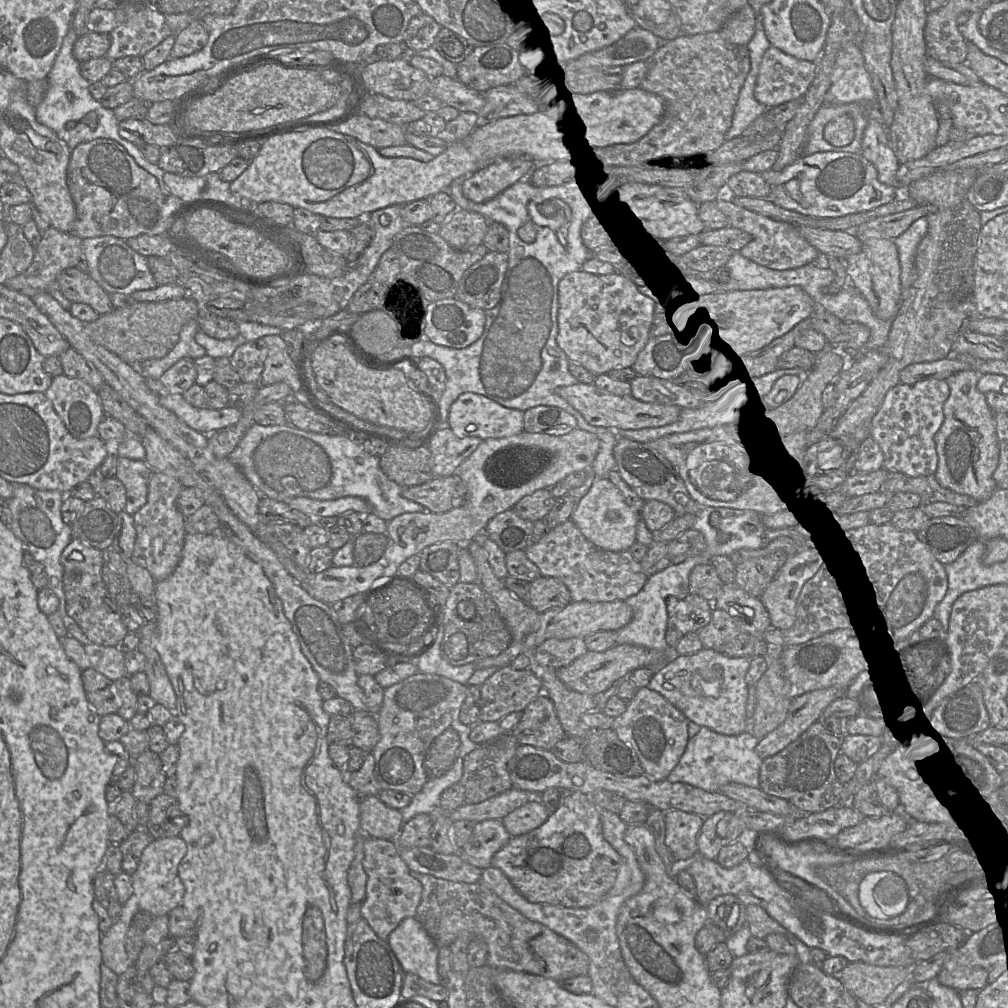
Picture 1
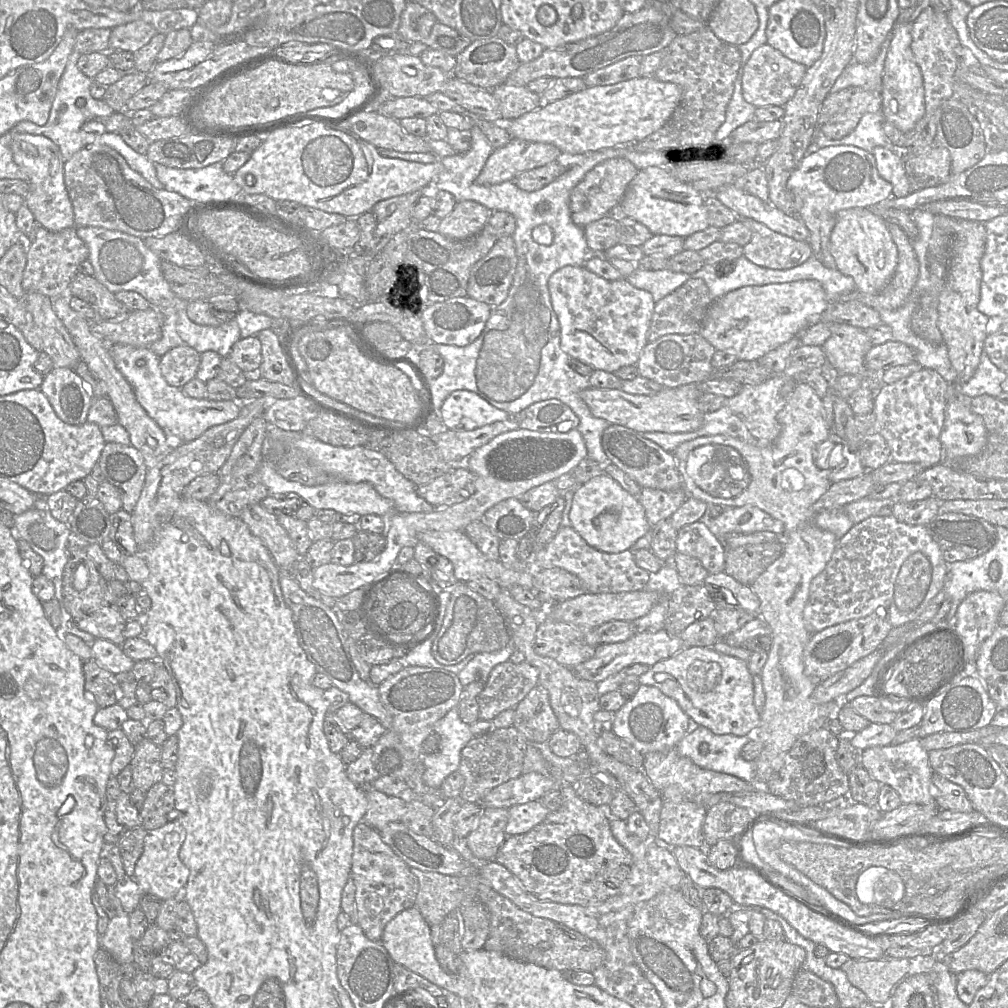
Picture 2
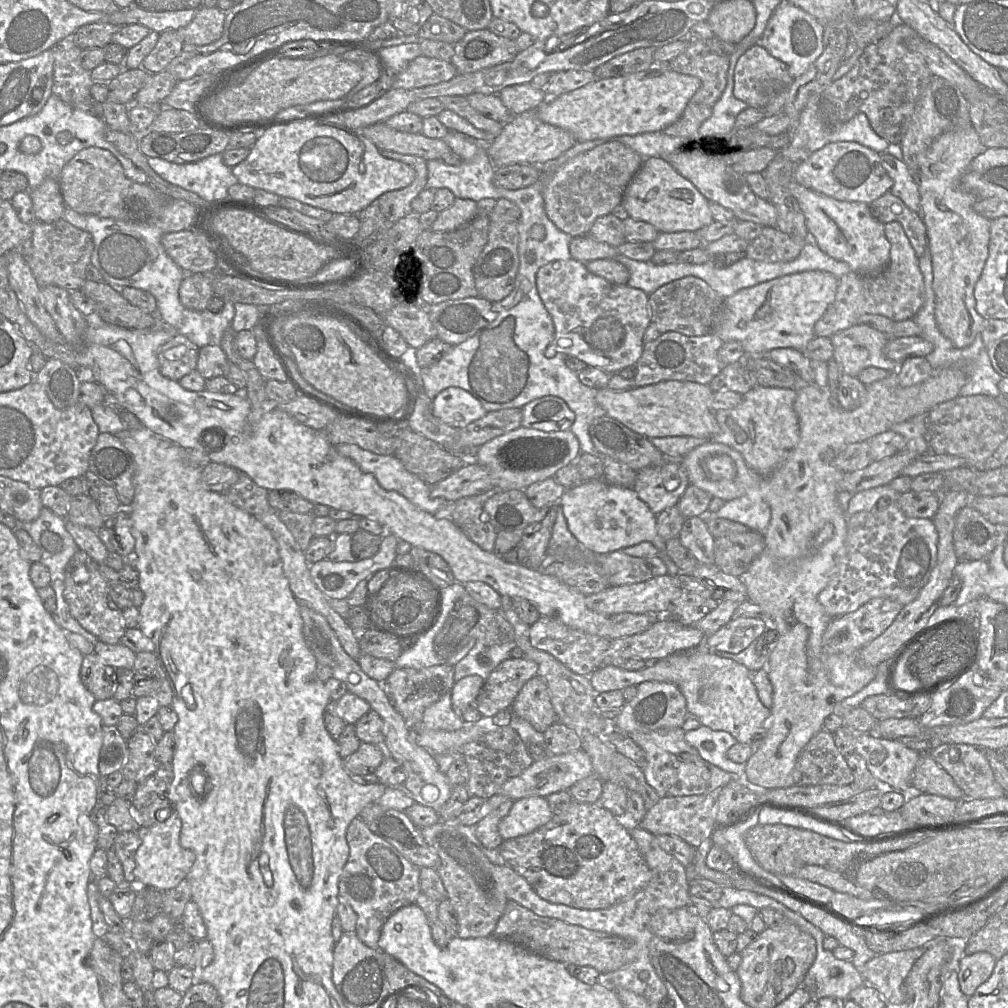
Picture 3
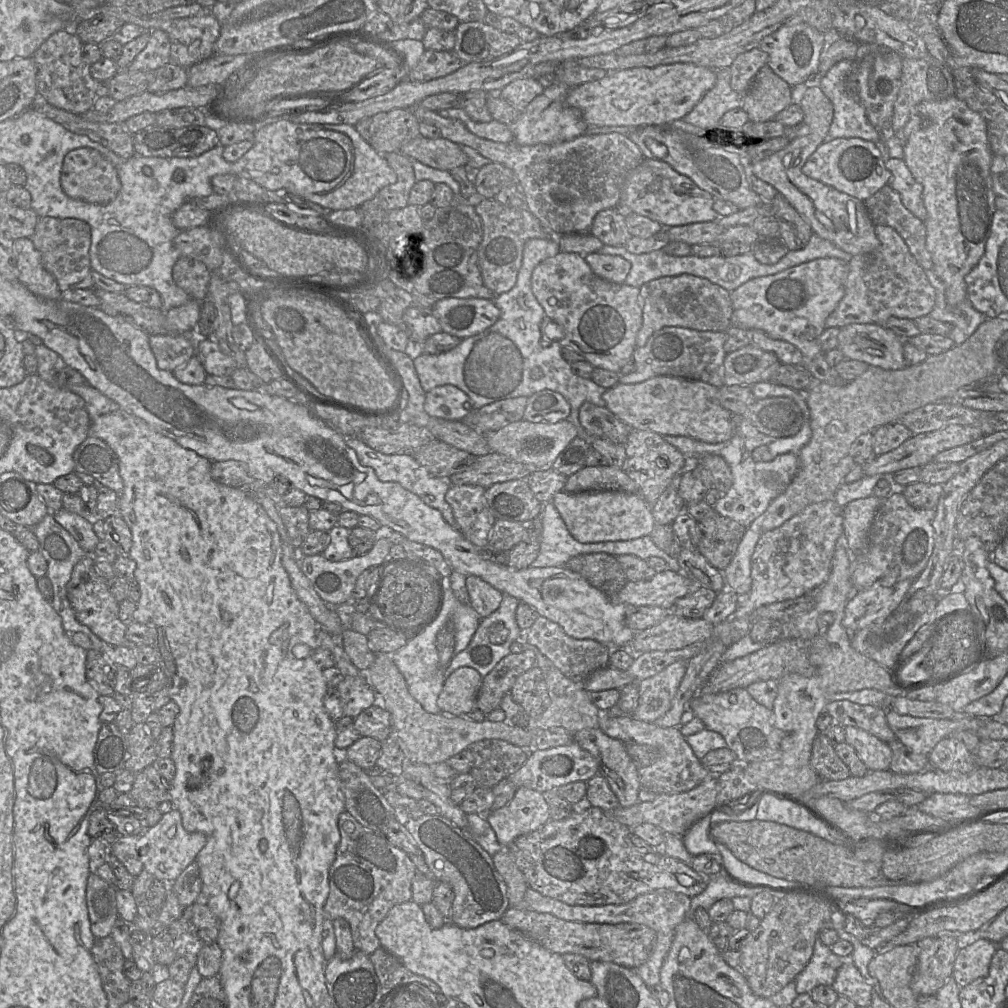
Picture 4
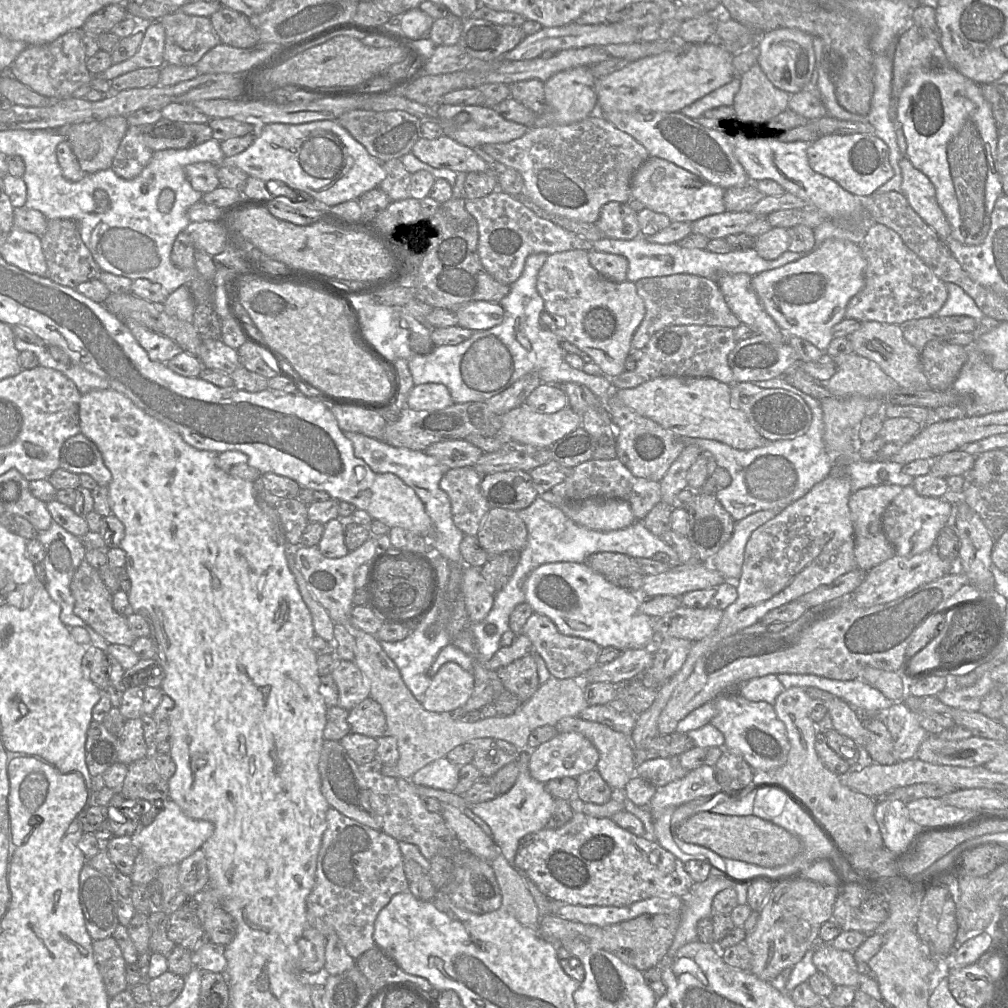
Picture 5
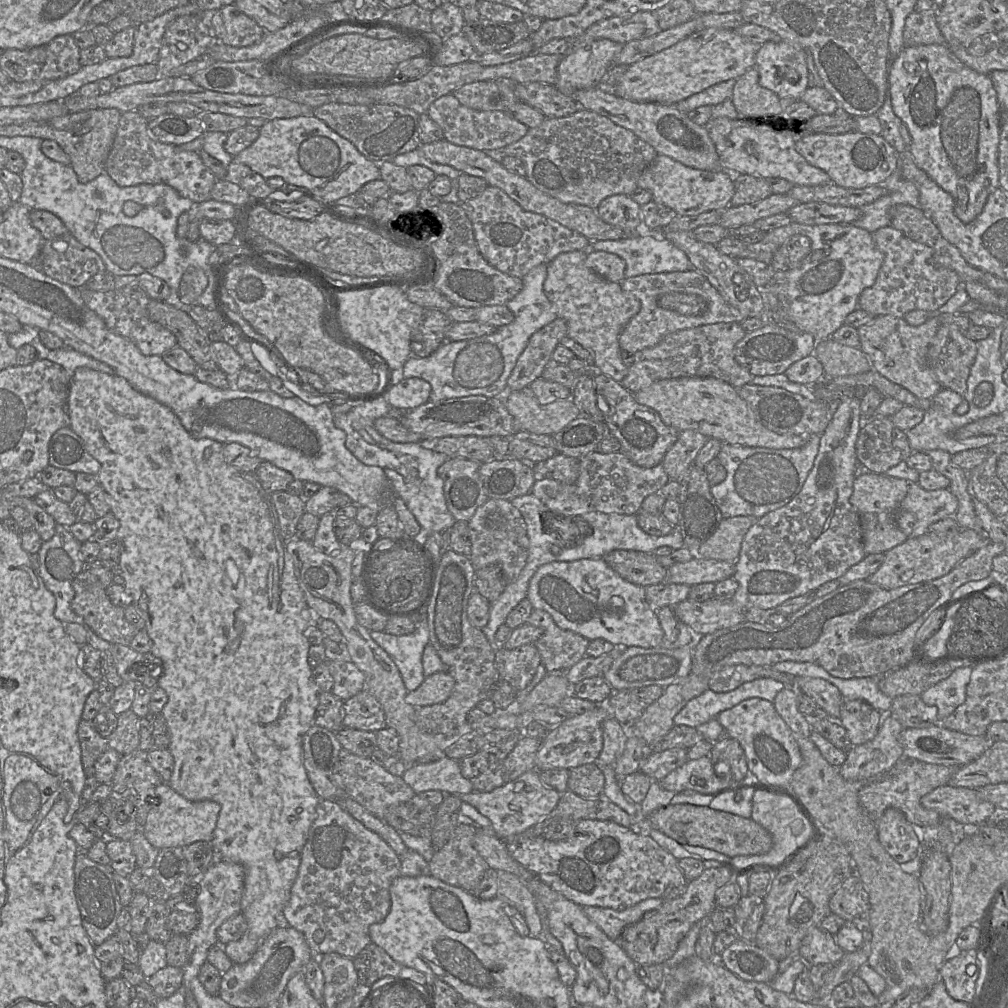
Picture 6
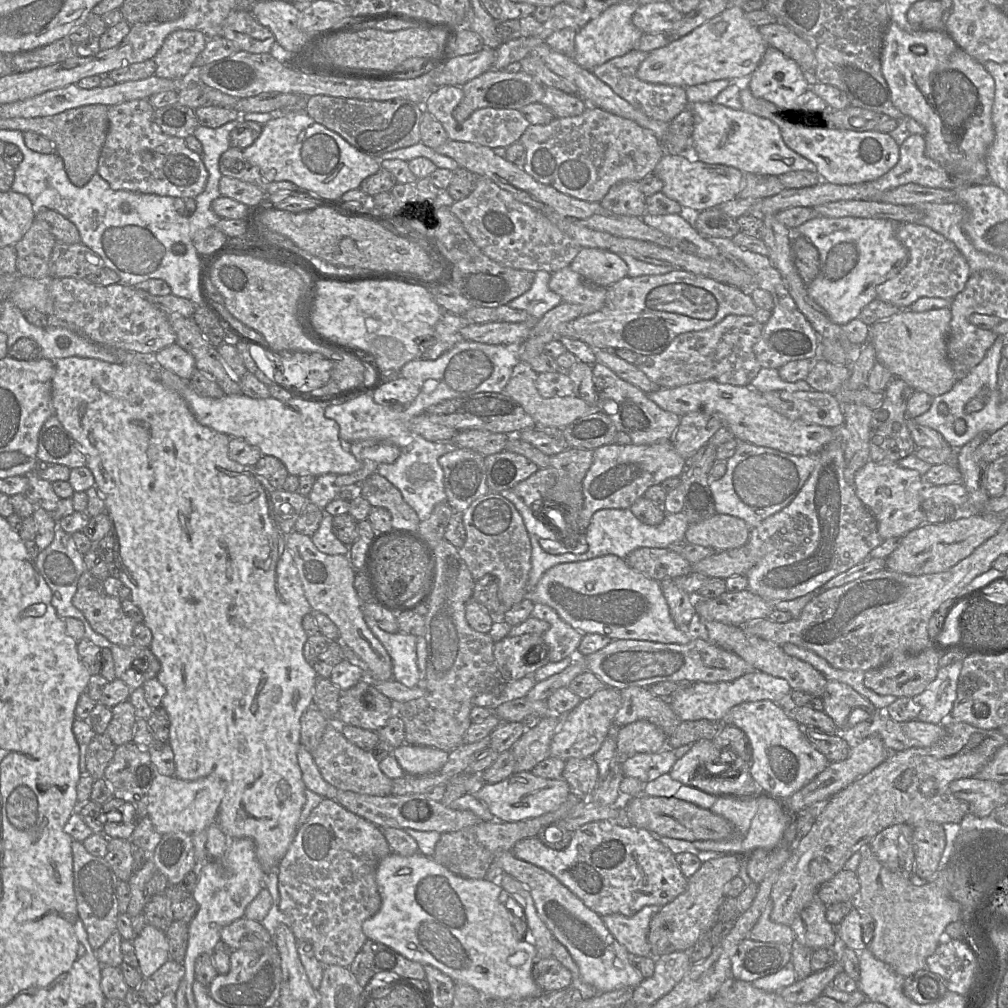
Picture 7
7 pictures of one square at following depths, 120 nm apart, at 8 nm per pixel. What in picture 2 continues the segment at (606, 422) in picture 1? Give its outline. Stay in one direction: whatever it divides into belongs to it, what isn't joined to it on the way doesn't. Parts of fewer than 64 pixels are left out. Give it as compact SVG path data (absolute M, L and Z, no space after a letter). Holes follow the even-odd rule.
M698 384L665 387L655 395L637 395L621 389L599 389L589 387L580 392L591 413L610 424L618 424L638 433L666 432L684 433L697 430L703 424L704 413L699 409L701 395Z

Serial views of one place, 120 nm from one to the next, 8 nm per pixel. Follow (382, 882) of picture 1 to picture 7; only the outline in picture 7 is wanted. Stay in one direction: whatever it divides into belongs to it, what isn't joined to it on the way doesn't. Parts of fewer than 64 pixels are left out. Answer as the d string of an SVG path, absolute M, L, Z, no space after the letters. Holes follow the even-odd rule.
M324 798L320 804L312 810L307 820L299 826L295 838L278 865L278 888L280 892L279 908L283 915L283 922L291 928L296 939L309 941L313 946L316 958L323 965L349 967L365 941L368 939L362 930L362 924L366 919L375 915L382 904L381 895L376 883L377 867L380 861L391 853L391 847L385 839L380 827L347 810L334 799Z

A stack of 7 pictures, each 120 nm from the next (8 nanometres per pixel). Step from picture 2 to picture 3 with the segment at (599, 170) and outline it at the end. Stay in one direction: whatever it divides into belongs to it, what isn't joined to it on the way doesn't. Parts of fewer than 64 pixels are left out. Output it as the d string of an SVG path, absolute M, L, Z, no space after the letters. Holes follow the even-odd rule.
M617 140L605 142L575 156L559 167L543 186L543 198L547 216L558 229L572 237L589 234L598 217L610 214L616 206L622 204L625 190L643 162L644 159L637 152Z

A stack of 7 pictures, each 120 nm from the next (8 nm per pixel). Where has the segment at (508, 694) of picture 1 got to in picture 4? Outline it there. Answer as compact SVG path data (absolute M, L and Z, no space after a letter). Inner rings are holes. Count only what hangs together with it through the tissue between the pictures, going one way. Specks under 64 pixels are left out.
M531 650L509 653L482 678L475 706L485 715L497 709L502 698L510 693L517 677L534 666L535 655Z

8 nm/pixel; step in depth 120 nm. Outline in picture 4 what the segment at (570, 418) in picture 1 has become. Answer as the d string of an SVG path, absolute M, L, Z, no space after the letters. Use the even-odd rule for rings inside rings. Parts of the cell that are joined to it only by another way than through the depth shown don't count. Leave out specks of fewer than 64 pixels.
M541 390L528 397L523 419L533 423L556 423L569 418L571 406L563 395Z

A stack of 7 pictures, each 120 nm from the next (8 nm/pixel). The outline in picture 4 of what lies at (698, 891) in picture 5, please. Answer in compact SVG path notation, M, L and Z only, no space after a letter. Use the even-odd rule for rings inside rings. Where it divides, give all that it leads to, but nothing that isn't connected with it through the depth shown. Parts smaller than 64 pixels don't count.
M724 872L718 873L710 877L703 892L691 898L688 917L692 918L692 912L697 908L708 910L715 902L723 898L732 899L736 896L752 898L762 890L764 889L758 886L739 883Z

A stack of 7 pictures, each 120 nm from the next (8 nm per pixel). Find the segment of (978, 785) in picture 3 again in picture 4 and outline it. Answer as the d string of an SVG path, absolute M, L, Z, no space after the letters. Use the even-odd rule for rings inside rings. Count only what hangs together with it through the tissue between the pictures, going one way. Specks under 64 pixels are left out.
M954 737L942 739L929 754L931 766L944 772L972 773L980 766L966 745Z

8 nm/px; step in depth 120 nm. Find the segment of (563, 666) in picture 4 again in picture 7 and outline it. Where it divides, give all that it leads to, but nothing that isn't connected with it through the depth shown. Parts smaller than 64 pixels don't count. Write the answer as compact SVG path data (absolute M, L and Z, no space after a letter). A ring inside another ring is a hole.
M540 602L534 603L531 616L549 623L549 629L543 633L549 662L576 655L583 633L561 619L553 608Z

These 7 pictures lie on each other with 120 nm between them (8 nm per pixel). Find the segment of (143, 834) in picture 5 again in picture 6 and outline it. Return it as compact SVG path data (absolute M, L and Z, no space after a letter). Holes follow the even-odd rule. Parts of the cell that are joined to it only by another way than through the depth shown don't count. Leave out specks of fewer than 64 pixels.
M167 782L156 788L159 797L158 805L149 810L146 823L142 828L147 840L157 849L168 847L185 847L197 841L211 842L218 820L221 806L212 800L190 801L175 790Z

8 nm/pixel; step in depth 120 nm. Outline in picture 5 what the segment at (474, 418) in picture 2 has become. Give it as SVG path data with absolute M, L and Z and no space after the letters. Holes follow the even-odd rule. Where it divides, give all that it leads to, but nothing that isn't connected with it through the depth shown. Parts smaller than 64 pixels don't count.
M441 383L414 385L407 398L407 407L415 410L435 411L454 403L449 389Z

